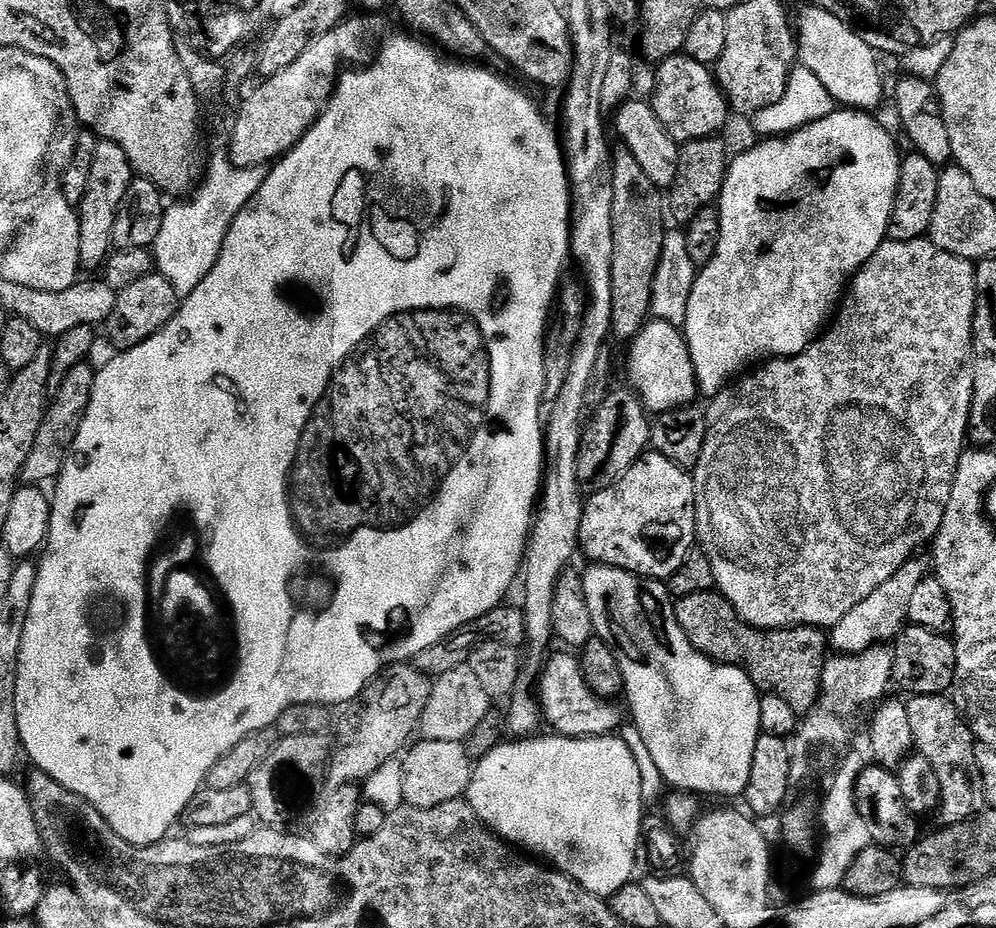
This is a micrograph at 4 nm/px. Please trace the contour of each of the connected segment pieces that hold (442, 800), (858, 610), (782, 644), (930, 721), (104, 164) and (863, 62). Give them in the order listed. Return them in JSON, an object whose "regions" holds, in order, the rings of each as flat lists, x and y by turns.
{"regions":[[[421,739,419,743,413,743,402,760,404,804,413,808,429,808,461,799,468,791,474,767,467,747,461,742,434,742,426,739]],[[918,556,912,557,903,564,882,586,878,586,873,594,854,606,842,621,830,630,828,640,837,653,852,655,864,649,891,641,907,621,911,595,914,594,918,582,926,578,928,568]],[[719,591,692,593,689,596,679,597,675,601,678,626,686,632,686,638,702,654,719,664,729,664,741,670,756,684,761,693,771,694,778,698,786,698,790,706,798,714,808,713,820,694,820,669,824,667,826,659,826,636,821,629,810,626,798,626,797,628,751,628,741,621,740,615,733,608,732,603]],[[947,695,939,696,912,696,907,701,908,714,910,716,910,730,915,751,928,759,930,766,934,768,934,774,938,776,940,787,940,805,938,807,939,823,957,824,963,820,969,820,978,811,978,784,974,779,974,765,976,763,977,741,972,735,972,729,968,727,959,710]],[[109,140,97,144,92,167,86,187,86,194,77,209,79,218,79,260,81,267,87,271,101,269,113,249,112,236,114,223,118,214,118,206,126,196,130,182,134,179,132,164,126,157,126,152,116,143]],[[805,6,800,17,795,17,794,31,798,37,799,63,822,82,829,97,837,105,852,110,872,110,884,92,884,84,880,81,876,52,864,41,867,39,852,25,842,22,842,18,811,6]]]}

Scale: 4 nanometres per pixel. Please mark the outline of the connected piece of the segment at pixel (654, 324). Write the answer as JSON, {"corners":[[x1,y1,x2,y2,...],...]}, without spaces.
{"corners":[[649,319,627,348,628,380,632,383,628,384,649,413,669,412,691,405,695,401,692,399,697,399,696,371,681,329,662,320]]}

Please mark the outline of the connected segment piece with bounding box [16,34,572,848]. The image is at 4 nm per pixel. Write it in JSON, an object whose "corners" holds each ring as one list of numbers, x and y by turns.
{"corners":[[385,35,372,63,355,70,341,71,332,89,332,97,319,118,289,152,285,152,271,165,258,194,254,194,254,198,241,210,238,218,234,218,226,234,226,242,222,242,218,262,214,262,214,270,210,270,210,274,202,278,198,290,183,297,174,318,170,318,165,328,158,329,153,336,146,338,146,342,123,349,104,369,96,372,88,409,80,419,78,434,64,460,60,475,54,480,56,496,54,492,51,497,52,517,46,547,38,560,37,578,20,633,20,661,16,667,16,725,20,746,23,755,27,759,29,756,39,771,45,772,47,776,54,778,54,782,66,786,66,790,90,802,90,806,94,806,94,810,102,814,110,830,114,830,118,838,130,842,135,848,145,848,165,839,171,833,168,831,171,830,172,823,183,815,190,798,194,798,194,794,205,787,210,770,214,770,218,758,222,758,222,754,232,748,241,747,247,736,252,736,263,728,271,729,282,710,295,704,347,704,375,676,380,675,383,669,411,661,422,654,422,650,434,646,434,642,444,640,454,630,501,607,505,603,504,595,521,575,534,509,546,467,542,414,540,418,540,404,544,400,544,337,548,331,550,313,554,308,561,277,565,275,564,263,569,263,570,260,569,216,572,194,569,191,568,170,564,153,558,150,557,129,548,125,539,106,522,89,515,88,510,81,503,80,498,73,491,72,488,68,479,68,479,63,449,58,419,35,407,35]]}

